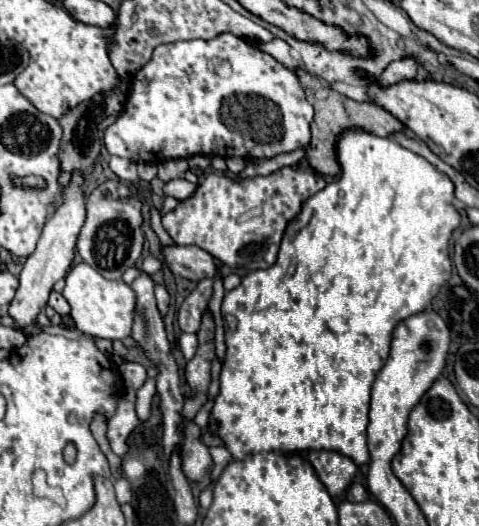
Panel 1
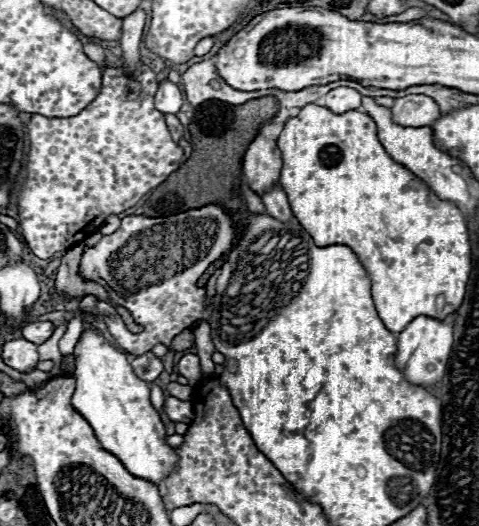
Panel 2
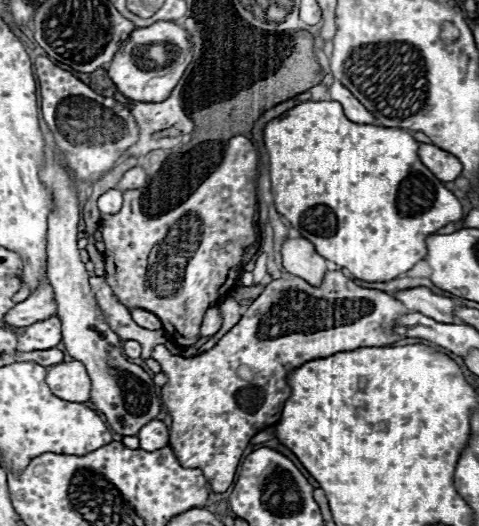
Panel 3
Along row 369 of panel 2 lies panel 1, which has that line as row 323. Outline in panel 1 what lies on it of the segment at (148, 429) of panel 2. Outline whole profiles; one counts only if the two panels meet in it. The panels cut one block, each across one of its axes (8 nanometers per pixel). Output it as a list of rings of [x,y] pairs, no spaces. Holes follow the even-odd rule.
[[[78,262],[66,274],[66,286],[62,290],[62,296],[68,300],[72,308],[70,316],[80,332],[108,340],[122,340],[130,336],[136,296],[134,290],[122,280],[106,280],[86,262]]]

